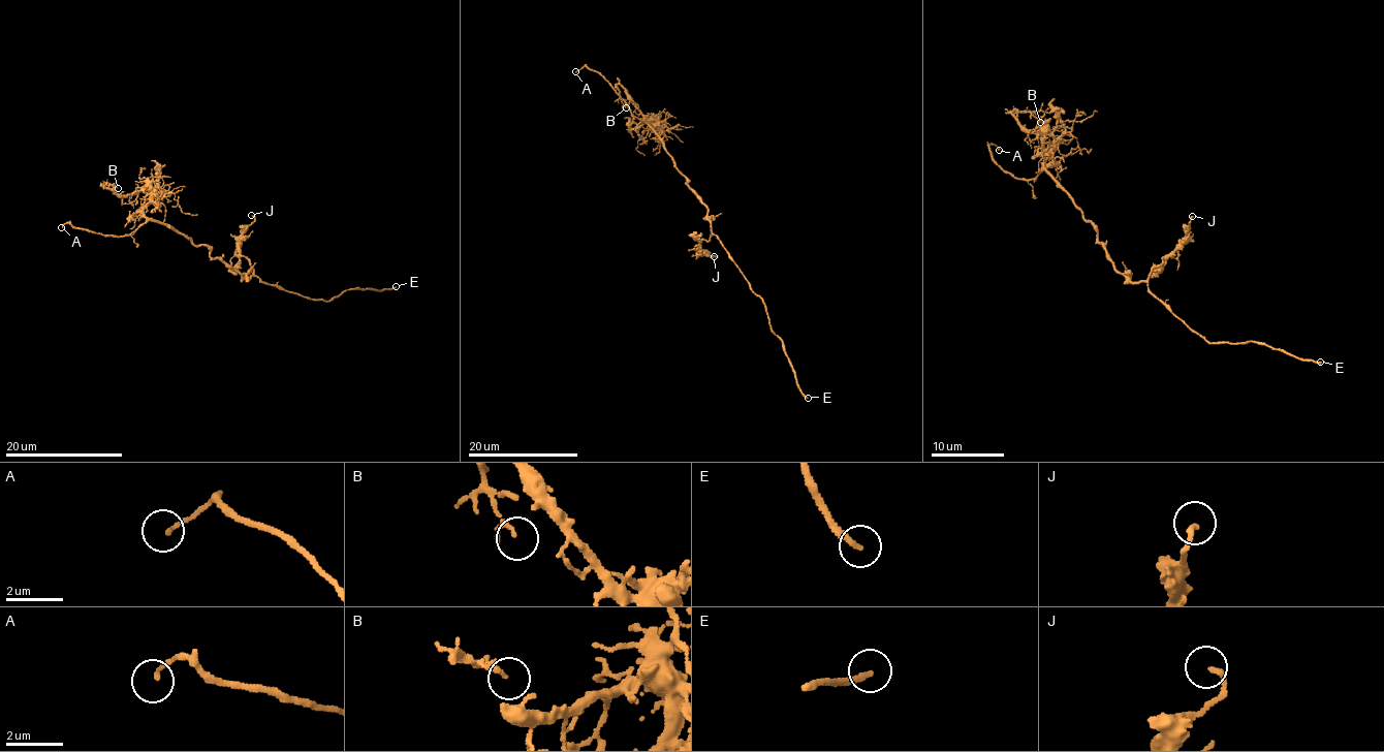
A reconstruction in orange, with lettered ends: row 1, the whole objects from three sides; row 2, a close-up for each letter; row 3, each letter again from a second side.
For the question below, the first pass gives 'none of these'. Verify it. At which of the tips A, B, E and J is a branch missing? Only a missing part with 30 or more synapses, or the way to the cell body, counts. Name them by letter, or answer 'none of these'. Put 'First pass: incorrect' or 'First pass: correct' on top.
First pass: incorrect
E

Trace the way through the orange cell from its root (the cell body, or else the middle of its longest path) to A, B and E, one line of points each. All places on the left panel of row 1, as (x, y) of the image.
A: (242, 274), (210, 256), (205, 245), (197, 246), (151, 220), (131, 234), (113, 237), (69, 223), (61, 227)
B: (242, 274), (165, 223), (165, 207), (152, 202), (149, 190), (121, 196), (102, 186), (118, 188)
E: (242, 274), (325, 301), (345, 290), (396, 286)

